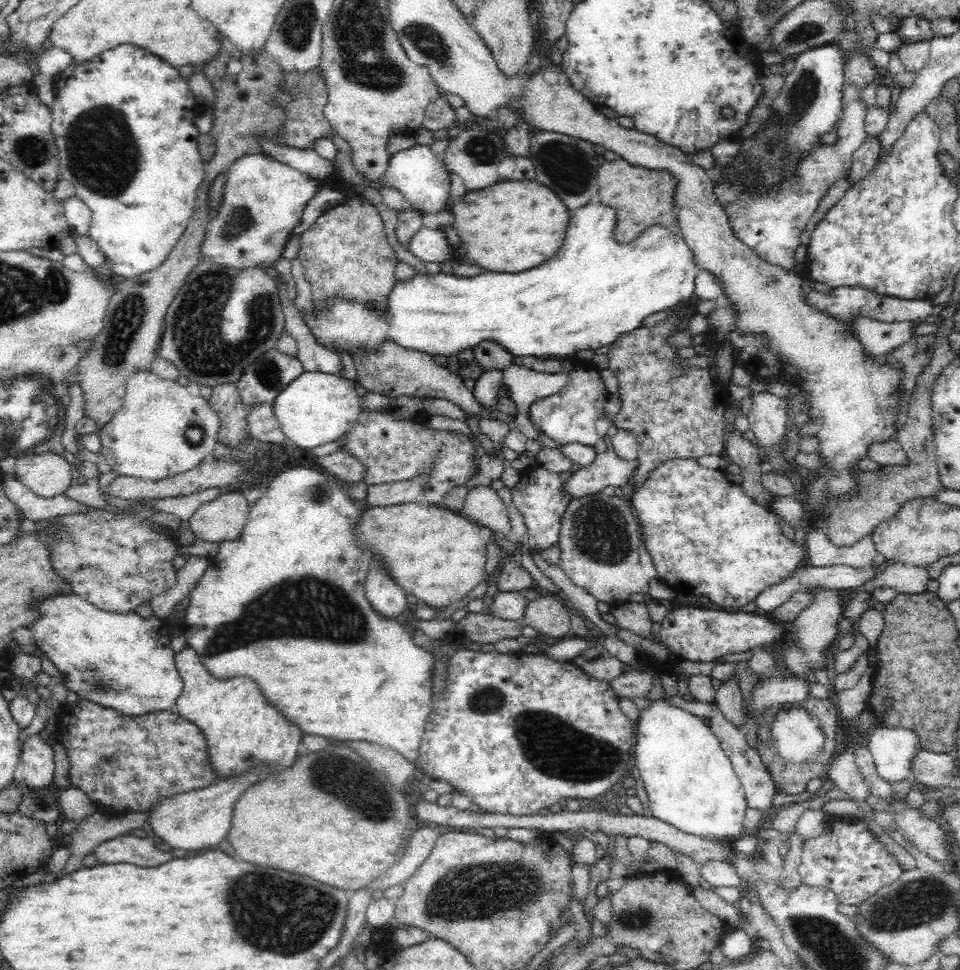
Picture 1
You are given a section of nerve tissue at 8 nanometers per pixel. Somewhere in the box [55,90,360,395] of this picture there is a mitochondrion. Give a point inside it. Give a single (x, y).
(198, 317)

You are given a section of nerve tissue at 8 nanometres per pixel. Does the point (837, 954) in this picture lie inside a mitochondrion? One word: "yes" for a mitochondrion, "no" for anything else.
yes

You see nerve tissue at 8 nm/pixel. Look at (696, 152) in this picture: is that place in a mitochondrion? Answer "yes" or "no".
no

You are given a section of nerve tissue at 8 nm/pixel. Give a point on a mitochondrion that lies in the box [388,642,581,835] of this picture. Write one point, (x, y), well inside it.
(485, 701)

